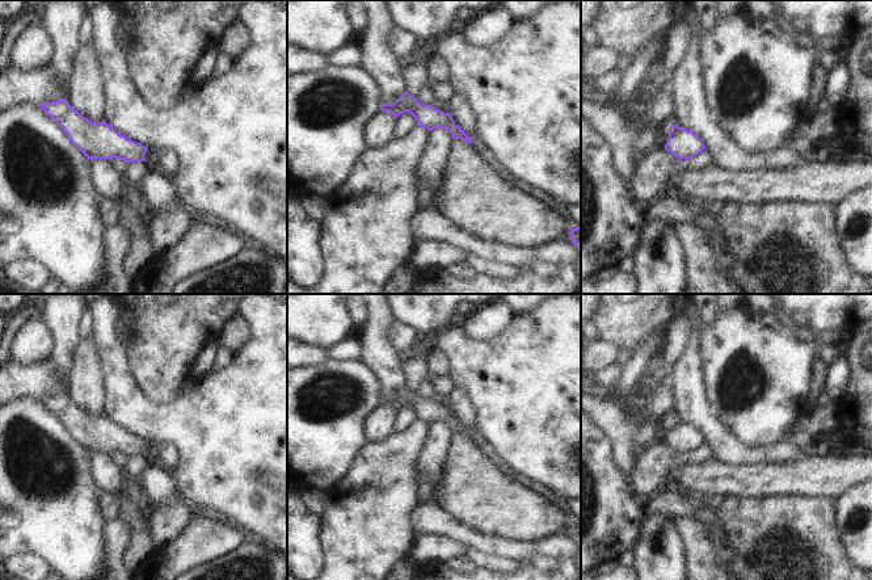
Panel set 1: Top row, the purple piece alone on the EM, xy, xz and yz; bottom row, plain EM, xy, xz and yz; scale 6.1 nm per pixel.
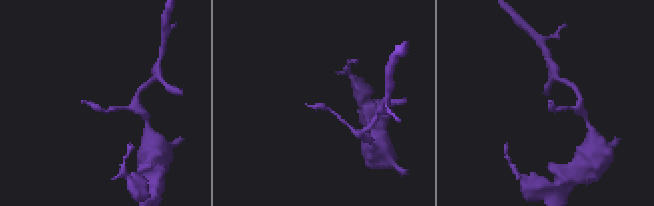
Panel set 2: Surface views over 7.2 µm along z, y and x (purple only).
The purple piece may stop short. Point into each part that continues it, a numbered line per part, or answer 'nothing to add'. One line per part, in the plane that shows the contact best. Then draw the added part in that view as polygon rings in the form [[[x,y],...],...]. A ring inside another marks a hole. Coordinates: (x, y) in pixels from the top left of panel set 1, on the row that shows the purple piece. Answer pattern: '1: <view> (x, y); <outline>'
nothing to add

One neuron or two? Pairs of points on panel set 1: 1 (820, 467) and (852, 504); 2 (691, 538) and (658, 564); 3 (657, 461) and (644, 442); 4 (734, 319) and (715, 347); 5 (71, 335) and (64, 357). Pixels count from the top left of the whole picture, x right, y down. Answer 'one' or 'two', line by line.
1: two
2: two
3: two
4: one
5: one

